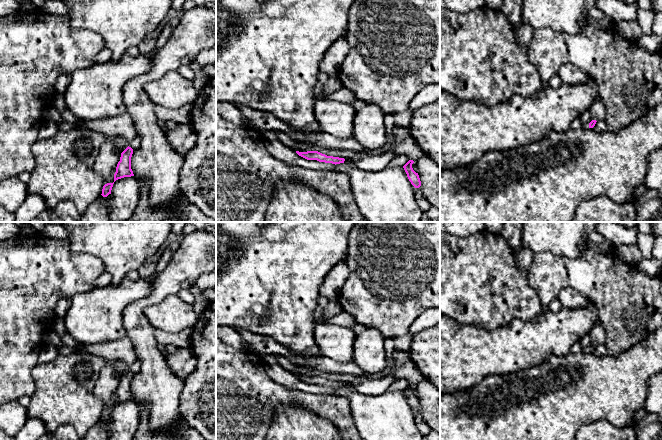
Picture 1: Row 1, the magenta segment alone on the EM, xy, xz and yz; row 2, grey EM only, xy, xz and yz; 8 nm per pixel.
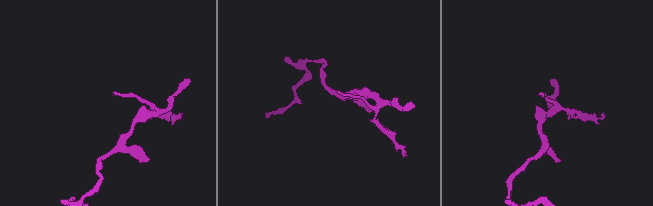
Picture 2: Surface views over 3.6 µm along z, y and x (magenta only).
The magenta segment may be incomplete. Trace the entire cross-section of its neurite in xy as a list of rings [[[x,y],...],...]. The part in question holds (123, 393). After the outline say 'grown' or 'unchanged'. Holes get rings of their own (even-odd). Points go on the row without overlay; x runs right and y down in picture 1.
[[[129,370],[121,377],[120,385],[117,388],[116,396],[114,398],[114,406],[124,401],[134,400],[131,393],[132,378],[133,373]]]; unchanged

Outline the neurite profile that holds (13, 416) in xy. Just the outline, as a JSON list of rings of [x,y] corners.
[[[17,400],[0,405],[0,429],[15,437],[28,419],[27,408]]]

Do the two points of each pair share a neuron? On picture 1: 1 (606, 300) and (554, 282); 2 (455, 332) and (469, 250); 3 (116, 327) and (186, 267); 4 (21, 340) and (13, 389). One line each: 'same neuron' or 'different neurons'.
1: same neuron
2: different neurons
3: different neurons
4: same neuron

